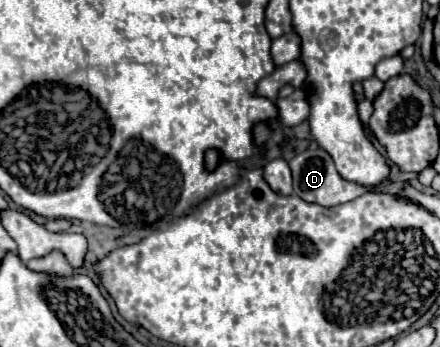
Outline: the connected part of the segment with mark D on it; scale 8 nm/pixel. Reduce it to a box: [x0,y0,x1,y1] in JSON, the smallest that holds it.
[290,146,368,206]

